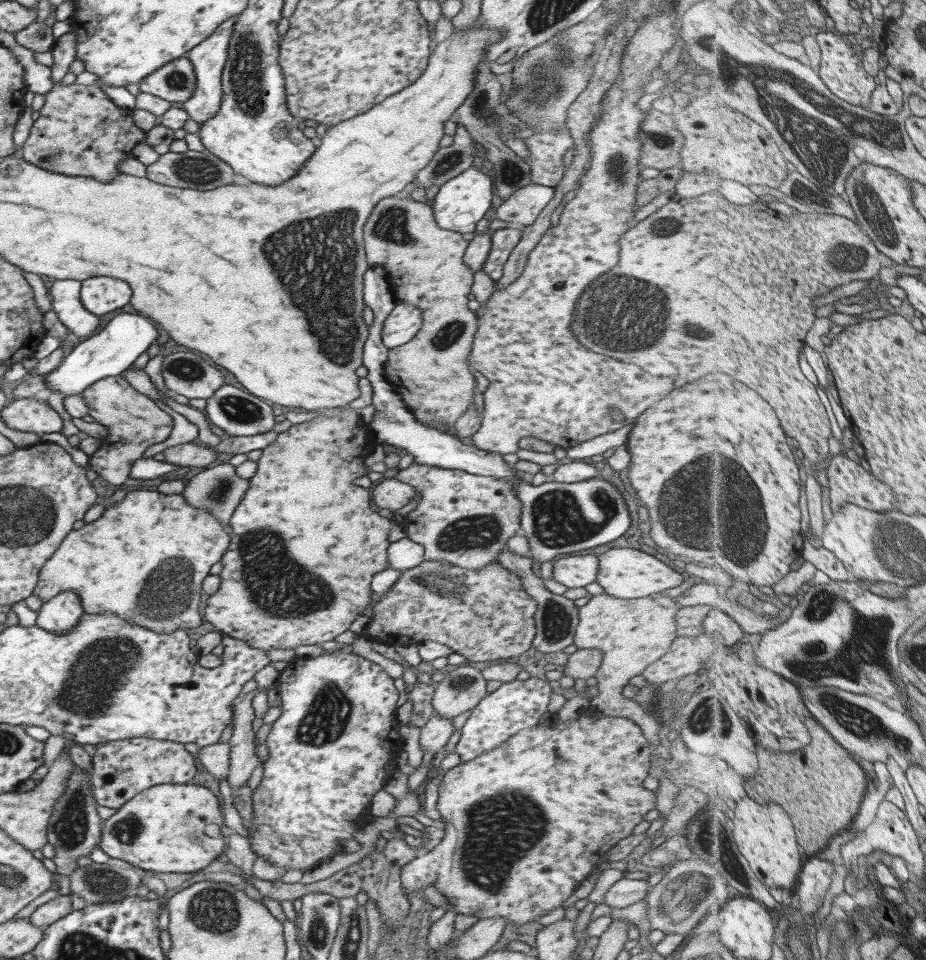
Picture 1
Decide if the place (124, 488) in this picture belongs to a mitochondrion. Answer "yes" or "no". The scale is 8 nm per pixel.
no

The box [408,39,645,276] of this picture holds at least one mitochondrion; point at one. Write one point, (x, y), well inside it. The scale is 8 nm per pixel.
(545, 88)

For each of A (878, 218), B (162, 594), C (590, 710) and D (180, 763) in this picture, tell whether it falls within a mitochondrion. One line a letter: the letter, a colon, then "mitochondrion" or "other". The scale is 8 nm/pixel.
A: mitochondrion
B: mitochondrion
C: other
D: other

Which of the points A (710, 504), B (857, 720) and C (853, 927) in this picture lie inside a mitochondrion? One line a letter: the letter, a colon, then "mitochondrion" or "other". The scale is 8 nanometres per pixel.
A: mitochondrion
B: mitochondrion
C: other

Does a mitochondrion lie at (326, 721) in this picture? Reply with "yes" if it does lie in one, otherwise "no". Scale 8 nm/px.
yes

